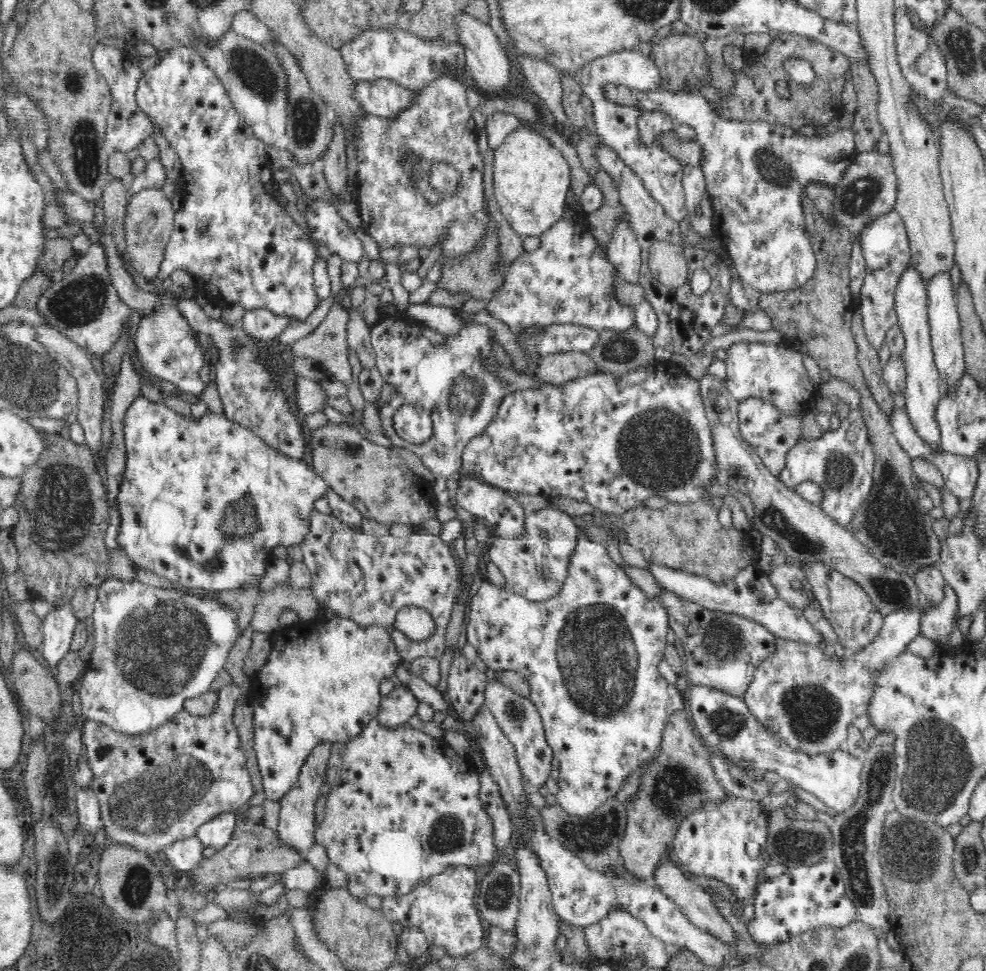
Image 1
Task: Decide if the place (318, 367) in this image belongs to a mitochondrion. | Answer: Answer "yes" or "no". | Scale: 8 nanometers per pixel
no

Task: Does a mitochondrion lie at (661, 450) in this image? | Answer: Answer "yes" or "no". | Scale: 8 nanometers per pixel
yes

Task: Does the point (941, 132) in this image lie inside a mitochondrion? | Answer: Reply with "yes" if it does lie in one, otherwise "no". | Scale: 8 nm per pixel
no

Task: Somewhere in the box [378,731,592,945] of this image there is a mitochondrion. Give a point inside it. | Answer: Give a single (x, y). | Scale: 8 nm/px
(449, 835)

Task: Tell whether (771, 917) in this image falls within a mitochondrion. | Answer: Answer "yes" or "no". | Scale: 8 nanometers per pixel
no

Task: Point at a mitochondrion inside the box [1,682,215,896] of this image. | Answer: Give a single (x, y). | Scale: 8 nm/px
(59, 774)

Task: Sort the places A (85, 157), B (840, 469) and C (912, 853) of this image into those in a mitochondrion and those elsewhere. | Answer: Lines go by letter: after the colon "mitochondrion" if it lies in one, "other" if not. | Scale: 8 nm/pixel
A: mitochondrion
B: mitochondrion
C: mitochondrion

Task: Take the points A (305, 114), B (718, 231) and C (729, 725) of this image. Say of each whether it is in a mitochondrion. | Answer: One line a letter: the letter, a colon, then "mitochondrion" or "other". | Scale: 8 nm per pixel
A: mitochondrion
B: other
C: mitochondrion

